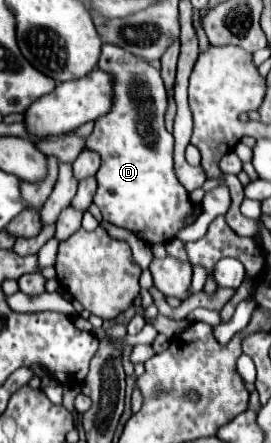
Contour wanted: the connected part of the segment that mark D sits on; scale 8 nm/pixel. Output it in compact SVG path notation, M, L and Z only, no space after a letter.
M109 43L101 49L99 67L115 77L115 99L113 109L105 117L99 117L95 121L95 129L87 139L87 149L95 151L101 157L101 167L97 171L97 193L93 203L101 209L105 221L133 231L147 243L167 243L179 229L183 229L183 217L189 213L191 201L185 187L177 183L173 167L173 135L165 129L163 123L167 91L161 73L147 61Z

